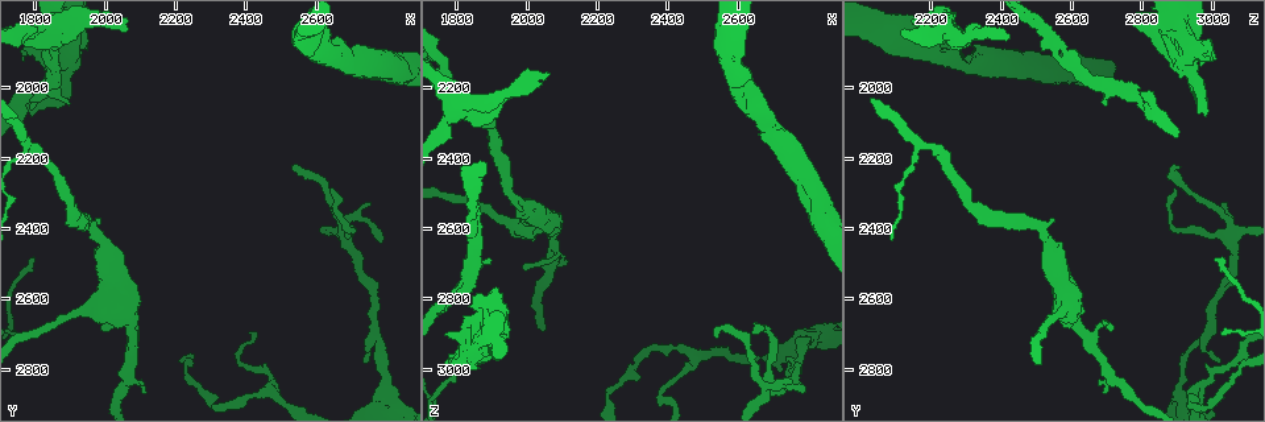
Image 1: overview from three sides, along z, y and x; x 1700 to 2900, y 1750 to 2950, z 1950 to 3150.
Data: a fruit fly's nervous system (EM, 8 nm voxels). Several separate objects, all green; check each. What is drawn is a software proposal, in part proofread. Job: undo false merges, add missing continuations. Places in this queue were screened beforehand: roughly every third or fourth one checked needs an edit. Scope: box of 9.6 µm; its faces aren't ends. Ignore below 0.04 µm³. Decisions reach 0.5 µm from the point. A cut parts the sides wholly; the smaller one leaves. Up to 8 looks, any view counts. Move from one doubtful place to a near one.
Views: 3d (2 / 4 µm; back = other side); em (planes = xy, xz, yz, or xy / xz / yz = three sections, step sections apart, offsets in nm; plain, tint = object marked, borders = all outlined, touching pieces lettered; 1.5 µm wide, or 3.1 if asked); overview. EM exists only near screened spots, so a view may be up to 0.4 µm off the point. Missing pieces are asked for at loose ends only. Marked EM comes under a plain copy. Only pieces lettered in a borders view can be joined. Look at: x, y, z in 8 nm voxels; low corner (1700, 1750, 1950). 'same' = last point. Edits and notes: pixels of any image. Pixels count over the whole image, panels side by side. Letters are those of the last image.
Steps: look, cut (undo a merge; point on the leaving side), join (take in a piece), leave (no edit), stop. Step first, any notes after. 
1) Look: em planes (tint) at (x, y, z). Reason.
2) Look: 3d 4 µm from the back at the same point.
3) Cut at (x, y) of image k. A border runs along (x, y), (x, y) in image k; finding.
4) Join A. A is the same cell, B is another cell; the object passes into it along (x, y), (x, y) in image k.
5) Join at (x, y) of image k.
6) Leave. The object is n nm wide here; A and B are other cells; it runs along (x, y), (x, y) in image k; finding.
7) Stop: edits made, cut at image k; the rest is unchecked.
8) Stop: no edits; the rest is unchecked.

Look: em xy step 4 (borders) at (2050, 1850, 2170). An open end.

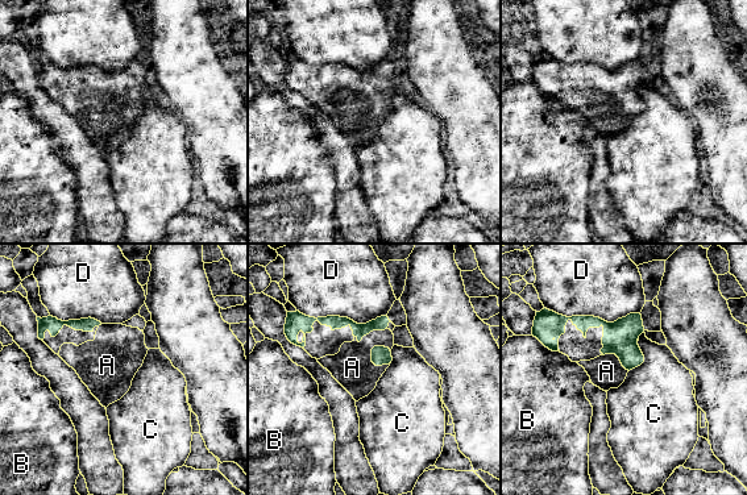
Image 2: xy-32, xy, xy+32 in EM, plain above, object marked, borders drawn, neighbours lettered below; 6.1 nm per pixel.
Look: em planes (borders) at the same point.

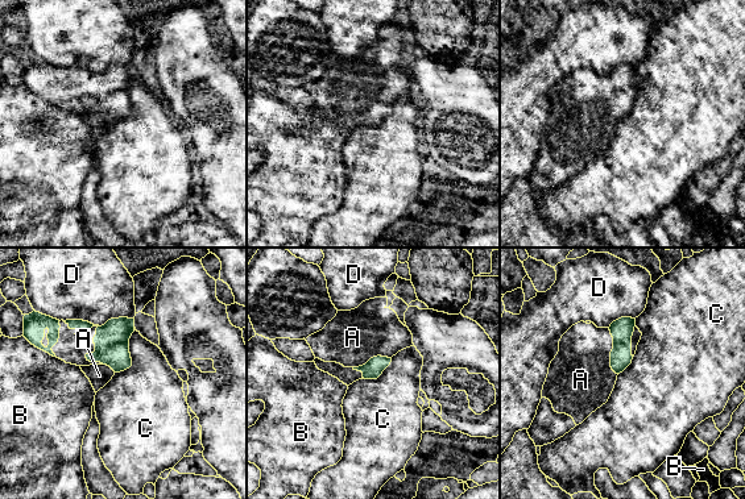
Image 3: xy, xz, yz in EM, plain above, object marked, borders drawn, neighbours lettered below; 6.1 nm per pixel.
Join A. A is the same cell, B, C and D are other cells; the neuron continues.

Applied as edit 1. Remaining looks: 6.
Look: overview.

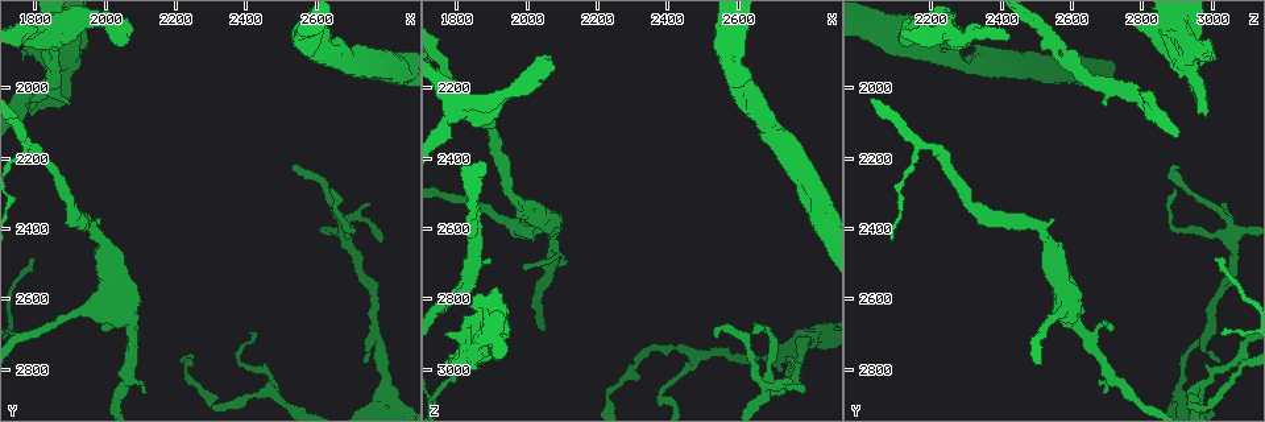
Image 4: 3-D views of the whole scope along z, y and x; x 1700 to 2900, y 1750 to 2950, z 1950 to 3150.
Look: em planes (tint) at (2090, 2550, 2570). An open end.

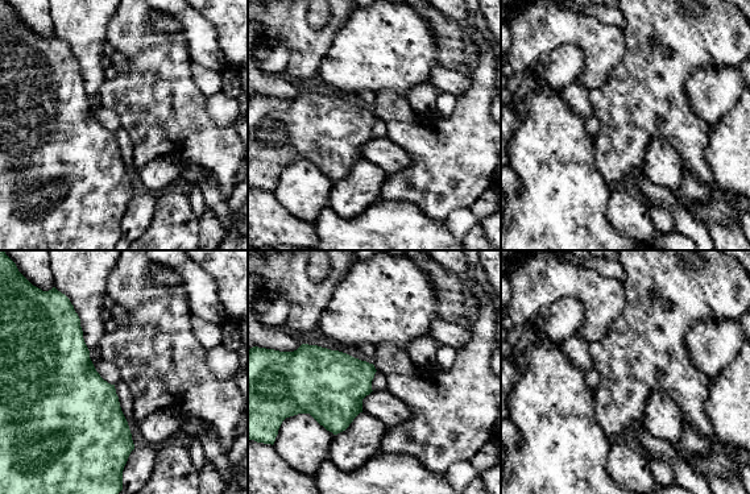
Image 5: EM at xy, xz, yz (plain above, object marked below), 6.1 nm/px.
Look: em planes (borders) at the same point.

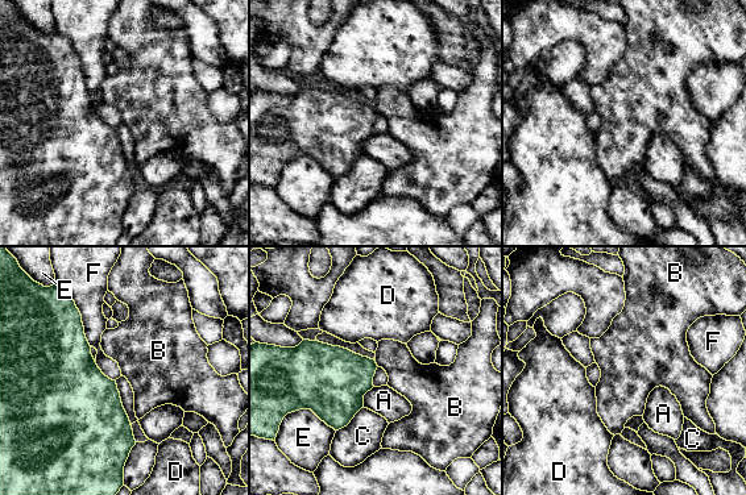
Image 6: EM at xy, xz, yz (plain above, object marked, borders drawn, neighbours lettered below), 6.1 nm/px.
Leave. A, B, C, D, E and F are other cells; a border runs along (71, 296), (90, 346) in image 6; none of them fits.

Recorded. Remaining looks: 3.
Look: em planes (borders) at (1980, 2680, 2710). Tapers out.

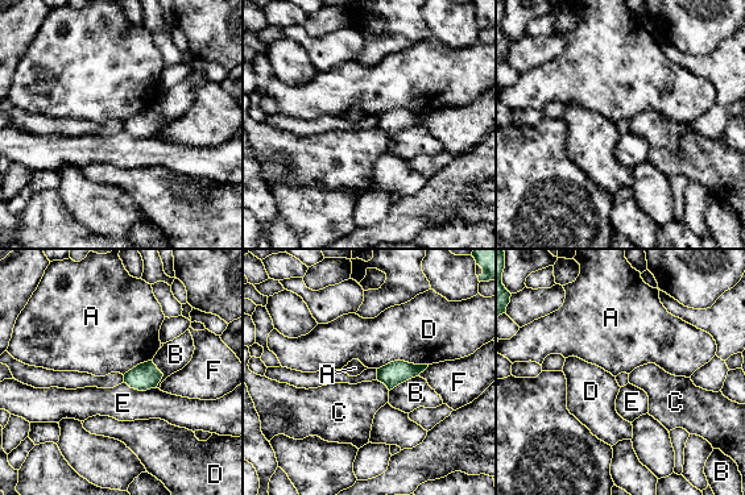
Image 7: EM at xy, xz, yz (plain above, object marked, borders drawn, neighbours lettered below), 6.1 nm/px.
Leave. A, B, C, D, E and F are other cells; a border runs along (150, 360), (137, 364), (123, 374) in image 7; no lettered piece goes on from it.

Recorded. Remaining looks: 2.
Stop: edits made, join at image 3; the rest is unchecked.

